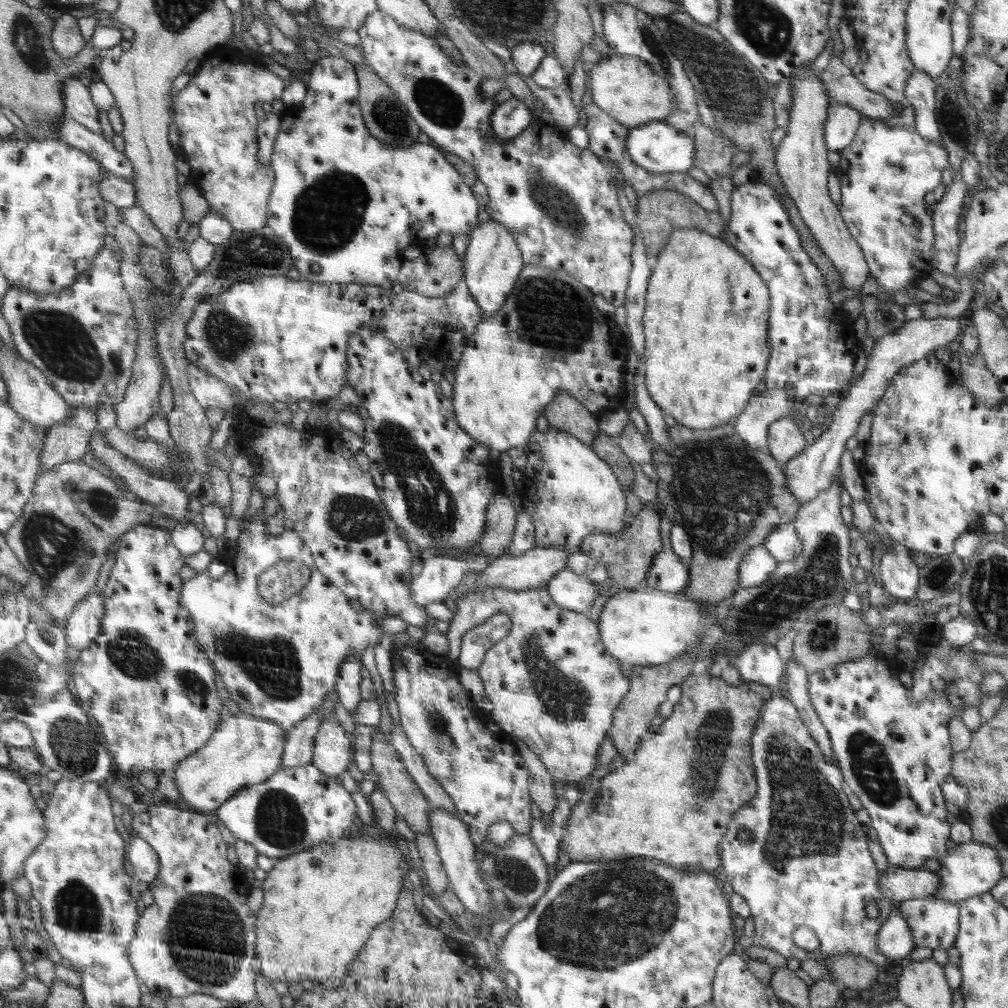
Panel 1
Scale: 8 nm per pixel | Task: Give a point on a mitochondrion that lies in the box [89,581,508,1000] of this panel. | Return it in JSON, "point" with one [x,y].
{"point":[207,937]}

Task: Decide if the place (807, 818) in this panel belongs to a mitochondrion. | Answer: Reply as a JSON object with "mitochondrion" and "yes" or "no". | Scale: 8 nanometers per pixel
{"mitochondrion":"yes"}

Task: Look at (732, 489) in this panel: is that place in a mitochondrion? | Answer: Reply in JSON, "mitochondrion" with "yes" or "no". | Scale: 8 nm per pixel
{"mitochondrion":"yes"}

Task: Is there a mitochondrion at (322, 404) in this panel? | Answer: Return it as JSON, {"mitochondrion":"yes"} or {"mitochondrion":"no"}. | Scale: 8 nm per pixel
{"mitochondrion":"no"}

